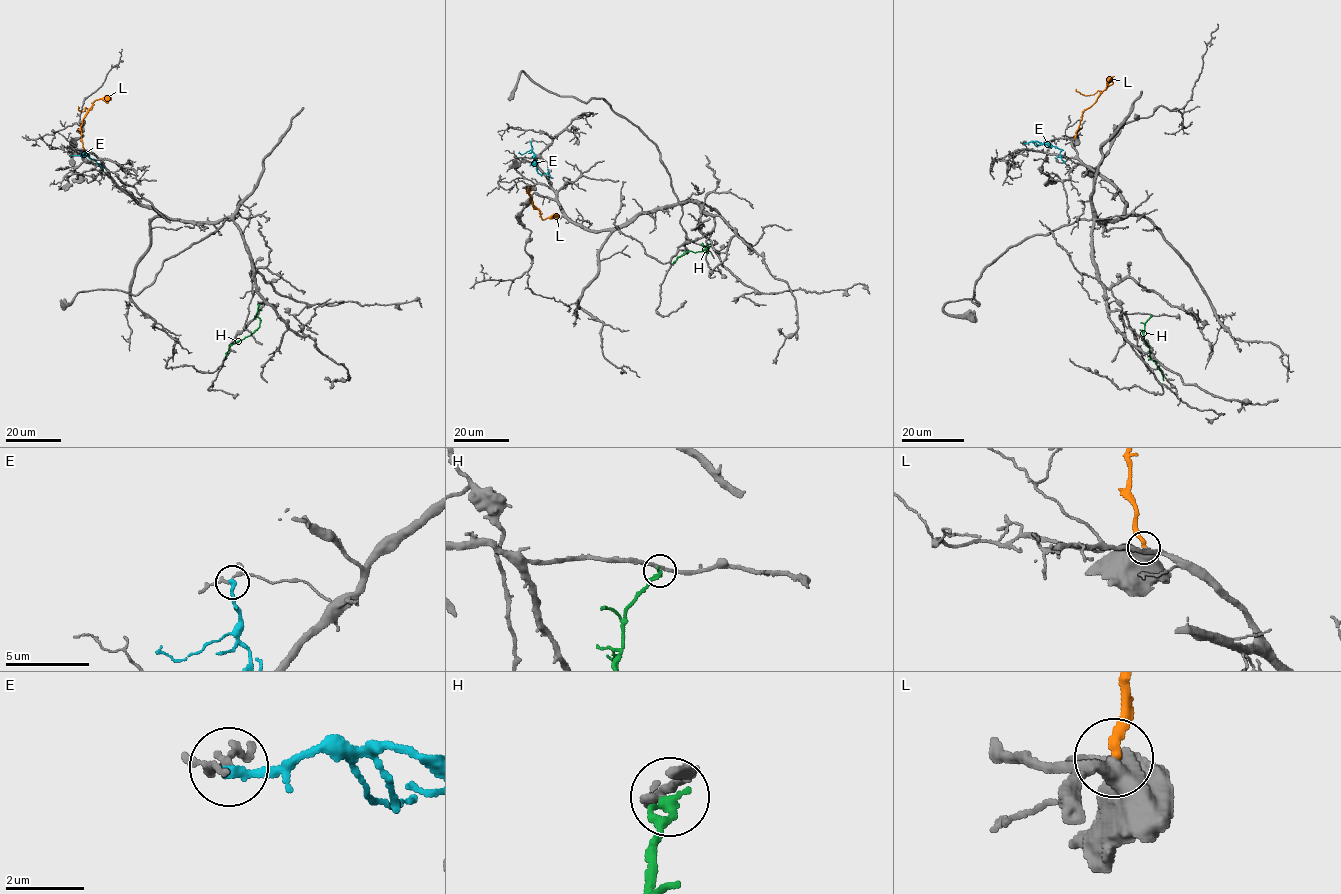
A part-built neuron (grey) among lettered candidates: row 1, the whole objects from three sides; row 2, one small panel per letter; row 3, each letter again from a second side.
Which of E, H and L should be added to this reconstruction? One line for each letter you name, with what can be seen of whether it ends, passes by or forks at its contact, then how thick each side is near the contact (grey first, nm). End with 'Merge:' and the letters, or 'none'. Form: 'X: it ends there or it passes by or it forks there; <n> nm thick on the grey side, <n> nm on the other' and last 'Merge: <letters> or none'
L: it ends there; 440 nm thick on the grey side, 260 nm on the other
Merge: L

